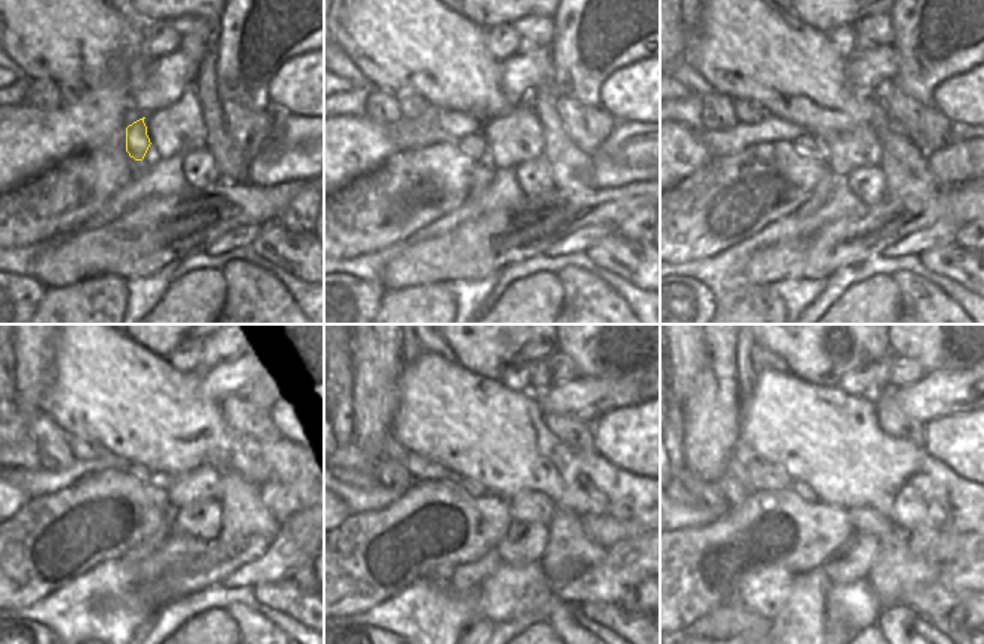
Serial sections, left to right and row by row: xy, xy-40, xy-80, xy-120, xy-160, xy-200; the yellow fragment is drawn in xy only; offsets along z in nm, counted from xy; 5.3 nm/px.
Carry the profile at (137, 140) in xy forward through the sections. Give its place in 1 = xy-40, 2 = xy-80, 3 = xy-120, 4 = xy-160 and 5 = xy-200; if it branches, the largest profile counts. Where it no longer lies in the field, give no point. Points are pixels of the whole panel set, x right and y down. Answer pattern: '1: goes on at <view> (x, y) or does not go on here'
1: goes on at xy-40 (474, 144)
2: goes on at xy-80 (809, 143)
3: goes on at xy-120 (138, 478)
4: goes on at xy-160 (473, 488)
5: goes on at xy-200 (801, 488)

